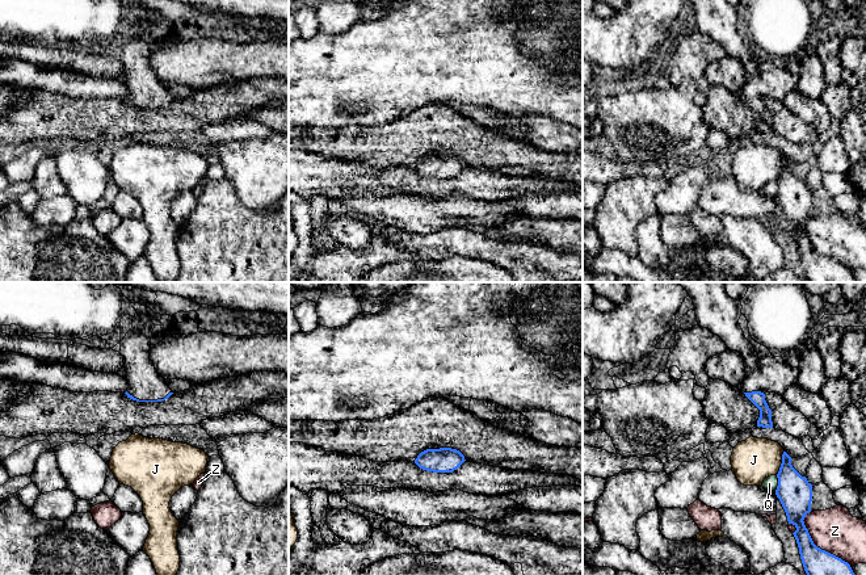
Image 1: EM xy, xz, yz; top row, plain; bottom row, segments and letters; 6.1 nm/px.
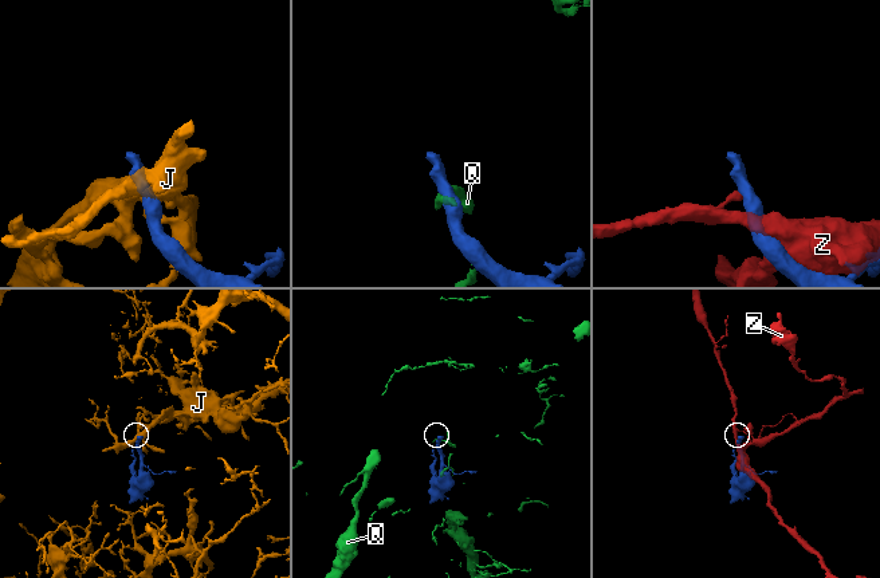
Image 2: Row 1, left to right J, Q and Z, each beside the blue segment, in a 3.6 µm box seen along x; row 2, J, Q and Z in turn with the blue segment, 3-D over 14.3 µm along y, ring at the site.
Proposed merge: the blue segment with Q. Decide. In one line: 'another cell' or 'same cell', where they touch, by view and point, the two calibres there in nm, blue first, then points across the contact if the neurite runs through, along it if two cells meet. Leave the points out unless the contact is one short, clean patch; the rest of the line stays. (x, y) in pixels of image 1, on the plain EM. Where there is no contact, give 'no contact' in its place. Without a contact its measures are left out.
another cell; meets blue in yz at (778, 189); 200 nm thick on the blue side, 90 nm on the other; border along yz (777, 181), (777, 193), (774, 196)

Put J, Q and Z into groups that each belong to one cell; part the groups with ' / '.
J / Q / Z

